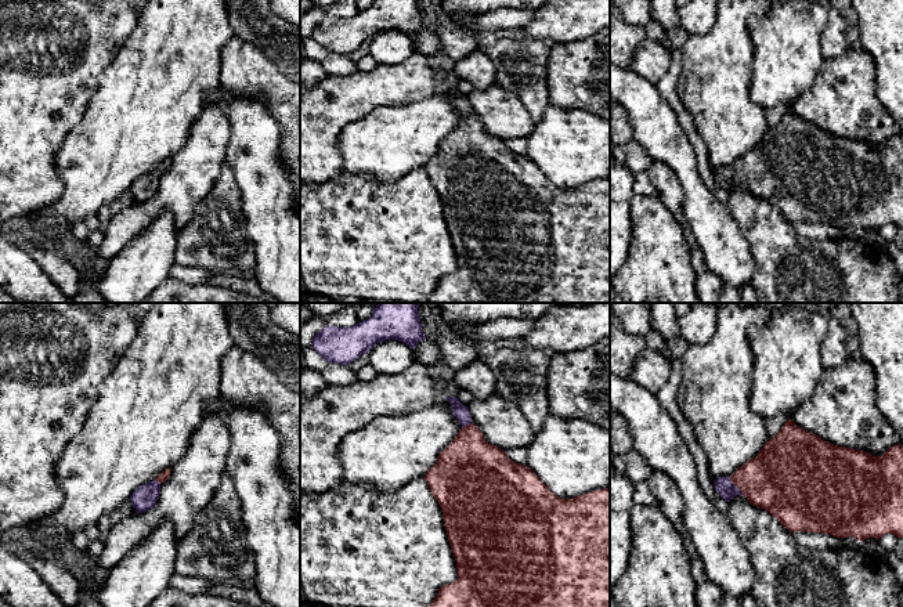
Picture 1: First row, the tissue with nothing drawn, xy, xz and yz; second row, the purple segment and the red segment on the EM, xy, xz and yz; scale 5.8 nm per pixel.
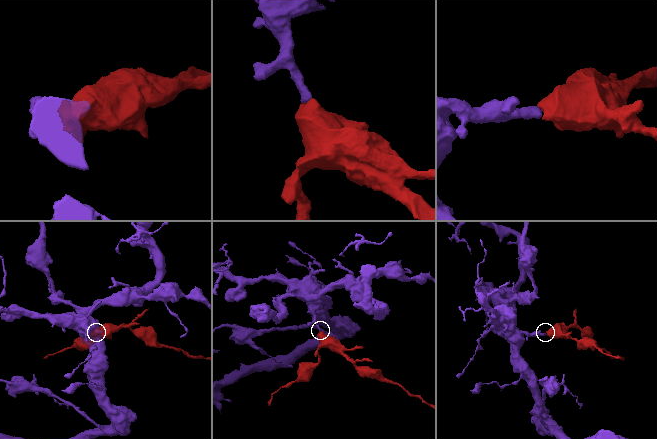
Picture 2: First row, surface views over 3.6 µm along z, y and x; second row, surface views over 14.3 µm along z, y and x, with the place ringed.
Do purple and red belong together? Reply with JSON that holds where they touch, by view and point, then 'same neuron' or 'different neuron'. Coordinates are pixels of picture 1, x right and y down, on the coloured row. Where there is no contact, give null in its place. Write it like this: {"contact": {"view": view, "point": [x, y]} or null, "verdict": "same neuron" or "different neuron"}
{"contact": {"view": "xz", "point": [466, 425]}, "verdict": "same neuron"}

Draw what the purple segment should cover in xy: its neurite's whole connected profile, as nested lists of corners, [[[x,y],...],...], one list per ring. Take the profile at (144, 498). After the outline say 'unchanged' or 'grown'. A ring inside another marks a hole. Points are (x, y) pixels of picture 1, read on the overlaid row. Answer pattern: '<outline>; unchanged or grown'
[[[170,469],[158,474],[158,477],[147,484],[138,487],[130,496],[130,501],[136,509],[136,513],[144,513],[153,507],[159,495],[160,484],[170,477]]]; grown

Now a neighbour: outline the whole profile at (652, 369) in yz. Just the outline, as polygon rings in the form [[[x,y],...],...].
[[[646,347],[633,361],[631,379],[640,387],[657,394],[658,390],[667,383],[669,373],[671,365],[662,353]]]

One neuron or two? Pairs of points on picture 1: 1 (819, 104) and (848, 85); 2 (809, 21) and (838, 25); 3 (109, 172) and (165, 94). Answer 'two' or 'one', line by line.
1: one
2: two
3: one

